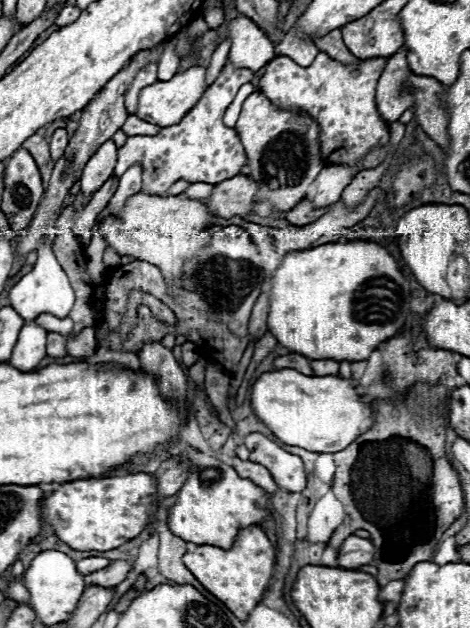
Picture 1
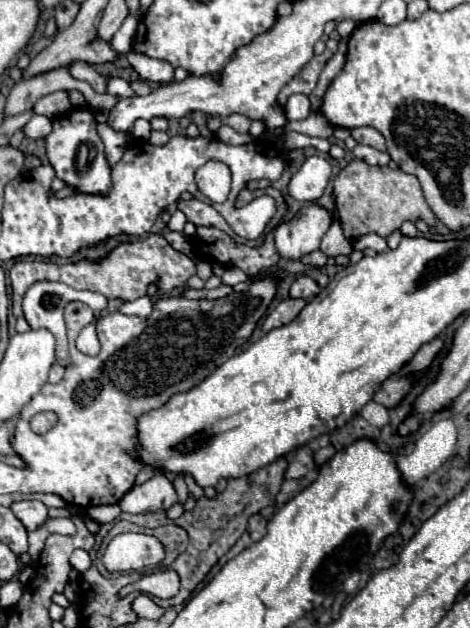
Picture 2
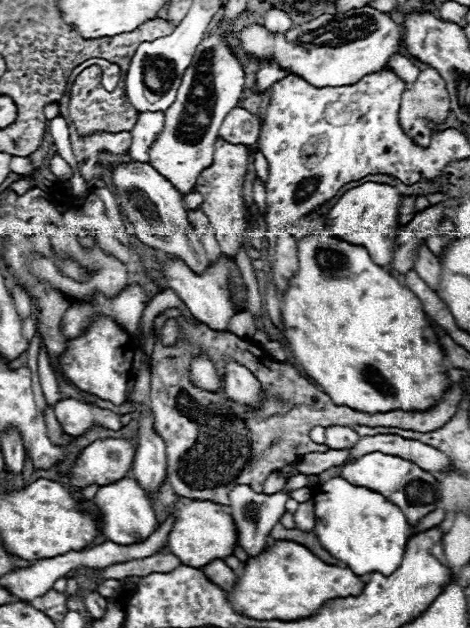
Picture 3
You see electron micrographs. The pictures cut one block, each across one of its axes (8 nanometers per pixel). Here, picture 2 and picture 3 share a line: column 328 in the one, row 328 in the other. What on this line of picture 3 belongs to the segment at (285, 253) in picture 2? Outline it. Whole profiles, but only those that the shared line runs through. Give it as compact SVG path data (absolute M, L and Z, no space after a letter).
M170 258L170 264L166 266L164 272L166 272L168 288L180 296L180 300L188 306L188 310L194 314L196 320L204 322L212 330L228 332L228 320L236 312L234 312L234 306L232 306L232 302L228 298L228 290L226 290L226 266L224 266L224 262L220 262L216 268L210 268L204 274L196 274L180 258Z

